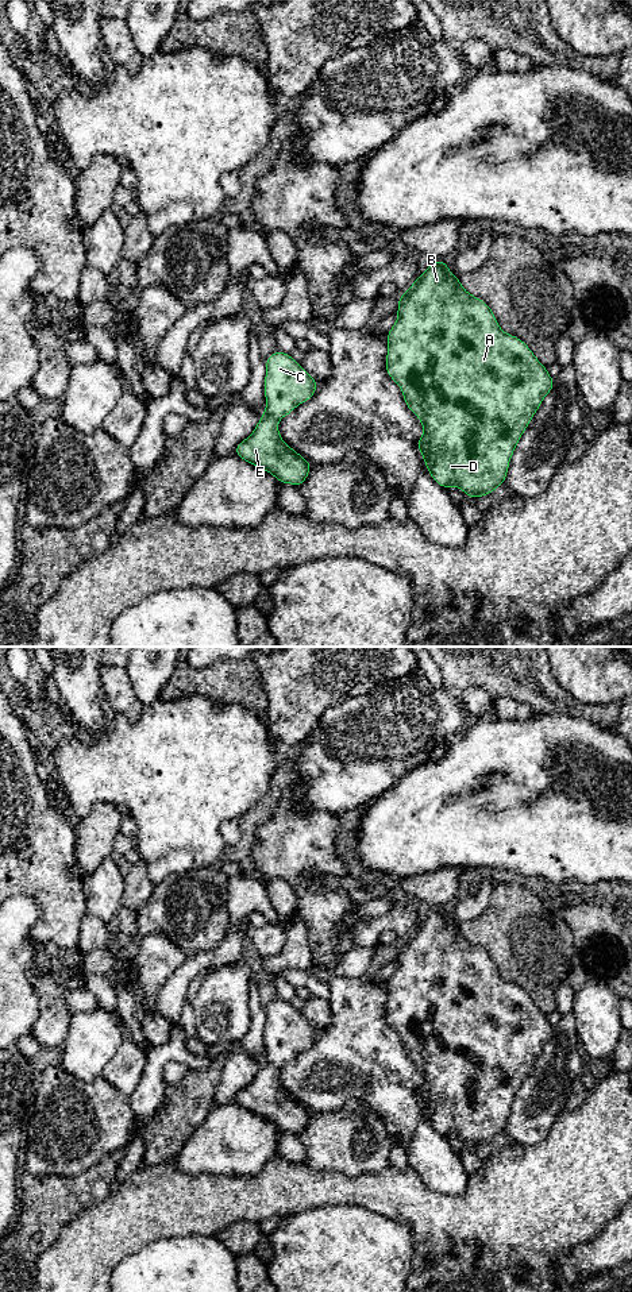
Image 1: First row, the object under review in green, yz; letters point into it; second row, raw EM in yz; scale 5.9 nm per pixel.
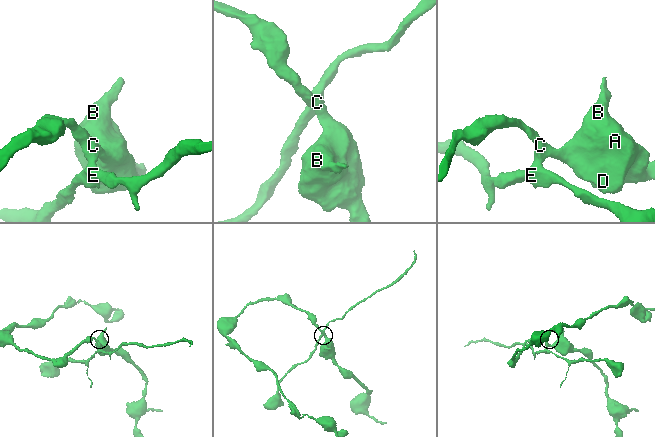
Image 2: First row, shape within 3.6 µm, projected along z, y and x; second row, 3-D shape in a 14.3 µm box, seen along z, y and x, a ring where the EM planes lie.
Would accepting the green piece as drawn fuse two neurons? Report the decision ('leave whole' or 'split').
split

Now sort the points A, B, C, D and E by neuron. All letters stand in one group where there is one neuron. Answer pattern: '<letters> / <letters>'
A B C D / E

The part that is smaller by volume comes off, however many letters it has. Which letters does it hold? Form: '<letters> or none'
E

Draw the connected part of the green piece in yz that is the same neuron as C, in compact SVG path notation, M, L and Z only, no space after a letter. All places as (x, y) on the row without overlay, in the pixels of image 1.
M277 998L266 1007L266 1061L275 1067L288 1064L297 1053L313 1045L317 1033L290 1002Z

